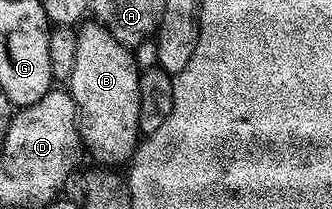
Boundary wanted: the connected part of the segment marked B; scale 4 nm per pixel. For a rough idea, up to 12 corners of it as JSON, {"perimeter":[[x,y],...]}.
{"perimeter":[[94,21],[78,28],[69,90],[103,169],[139,146],[139,66]]}

